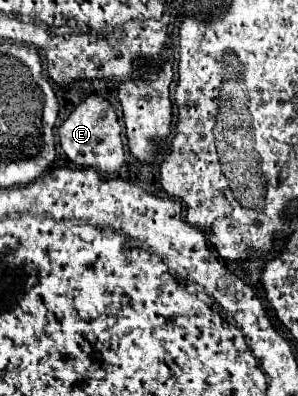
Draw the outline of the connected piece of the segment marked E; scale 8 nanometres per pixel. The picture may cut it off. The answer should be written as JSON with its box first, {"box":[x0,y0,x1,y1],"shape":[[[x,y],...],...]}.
{"box":[59,95,123,175],"shape":[[[99,95],[85,97],[75,111],[59,125],[59,143],[65,155],[77,163],[79,167],[93,167],[103,175],[115,173],[123,165],[123,141],[121,140],[121,127],[117,123],[115,109],[111,103]]]}

